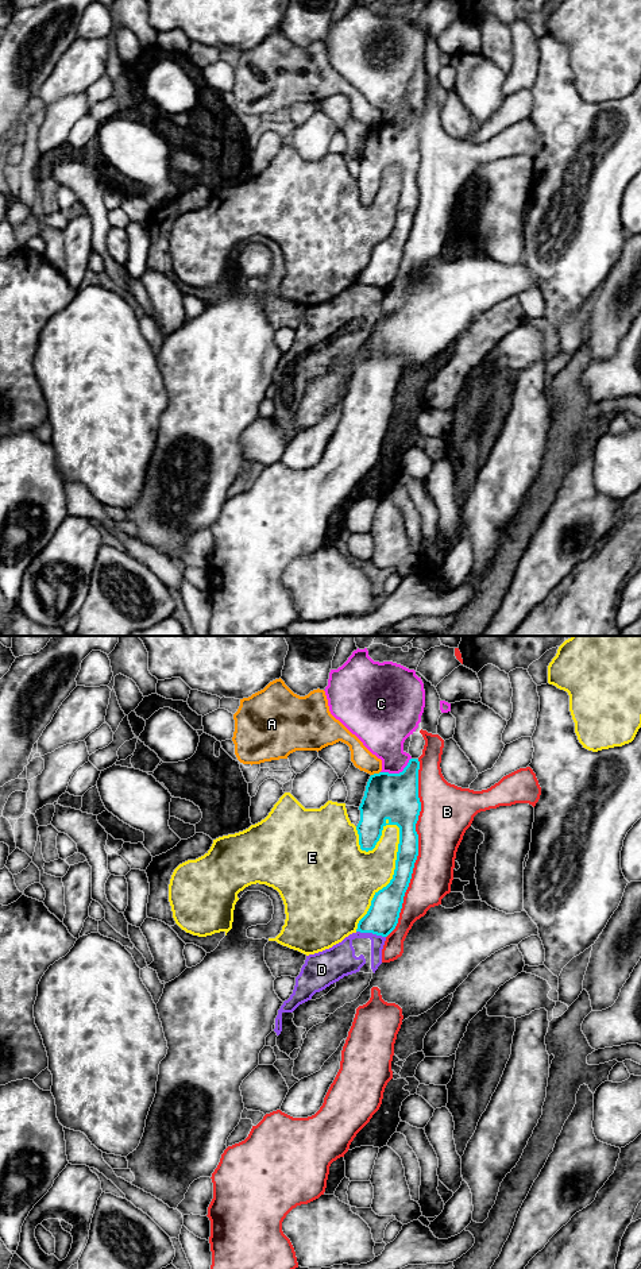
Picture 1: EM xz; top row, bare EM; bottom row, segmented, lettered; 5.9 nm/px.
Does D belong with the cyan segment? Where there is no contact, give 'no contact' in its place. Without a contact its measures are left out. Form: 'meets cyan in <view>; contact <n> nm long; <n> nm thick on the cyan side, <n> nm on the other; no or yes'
meets cyan in xz; contact 180 nm long; 190 nm thick on the cyan side, 190 nm on the other; no

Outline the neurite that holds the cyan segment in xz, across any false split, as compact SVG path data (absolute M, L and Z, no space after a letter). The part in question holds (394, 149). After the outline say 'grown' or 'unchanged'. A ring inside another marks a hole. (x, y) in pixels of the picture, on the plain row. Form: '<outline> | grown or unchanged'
M410 111L399 126L379 124L370 128L359 158L356 178L362 202L372 202L386 177L399 180L395 221L390 235L375 244L356 284L387 289L397 278L418 208L416 176L421 163L418 150L418 111Z | unchanged

